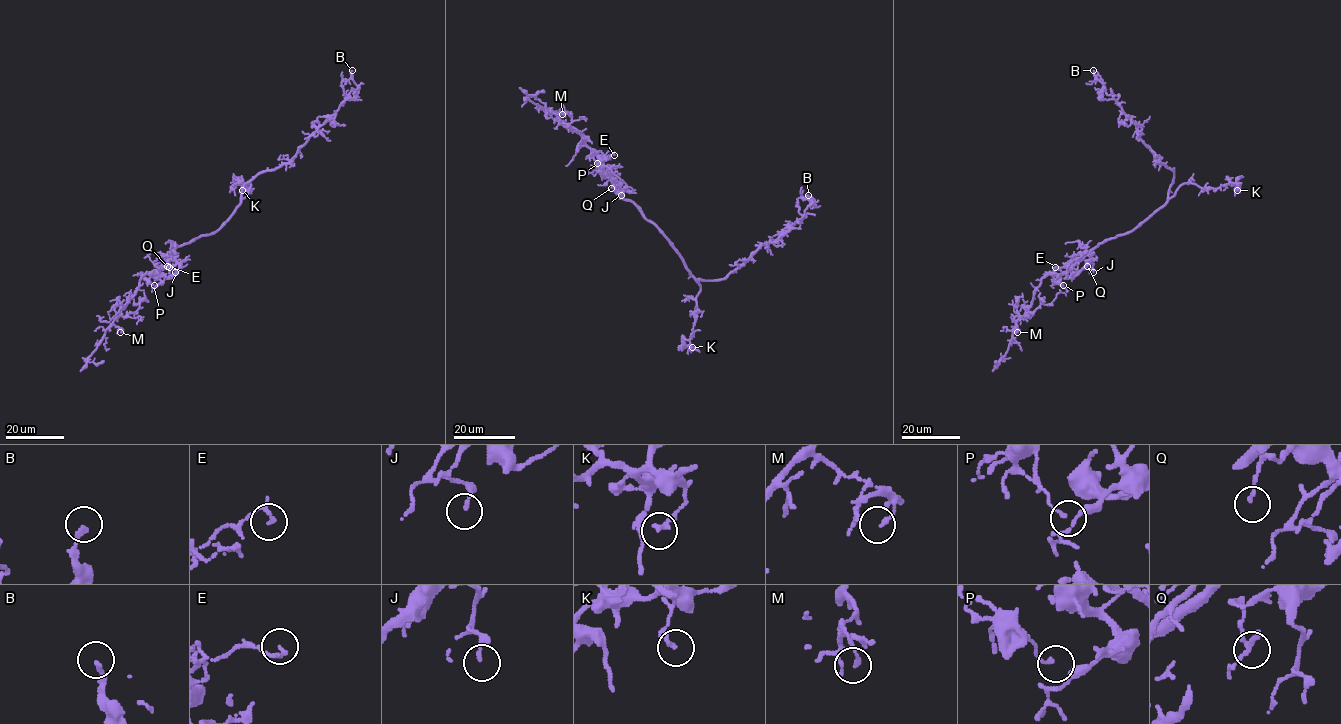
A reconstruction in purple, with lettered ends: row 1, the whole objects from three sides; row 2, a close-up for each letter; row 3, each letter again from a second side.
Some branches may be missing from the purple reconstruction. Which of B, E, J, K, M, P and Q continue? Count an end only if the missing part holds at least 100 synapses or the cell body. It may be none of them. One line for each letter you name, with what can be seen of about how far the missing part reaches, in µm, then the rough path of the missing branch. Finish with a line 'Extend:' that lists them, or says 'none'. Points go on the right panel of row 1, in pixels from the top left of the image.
Extend: none

